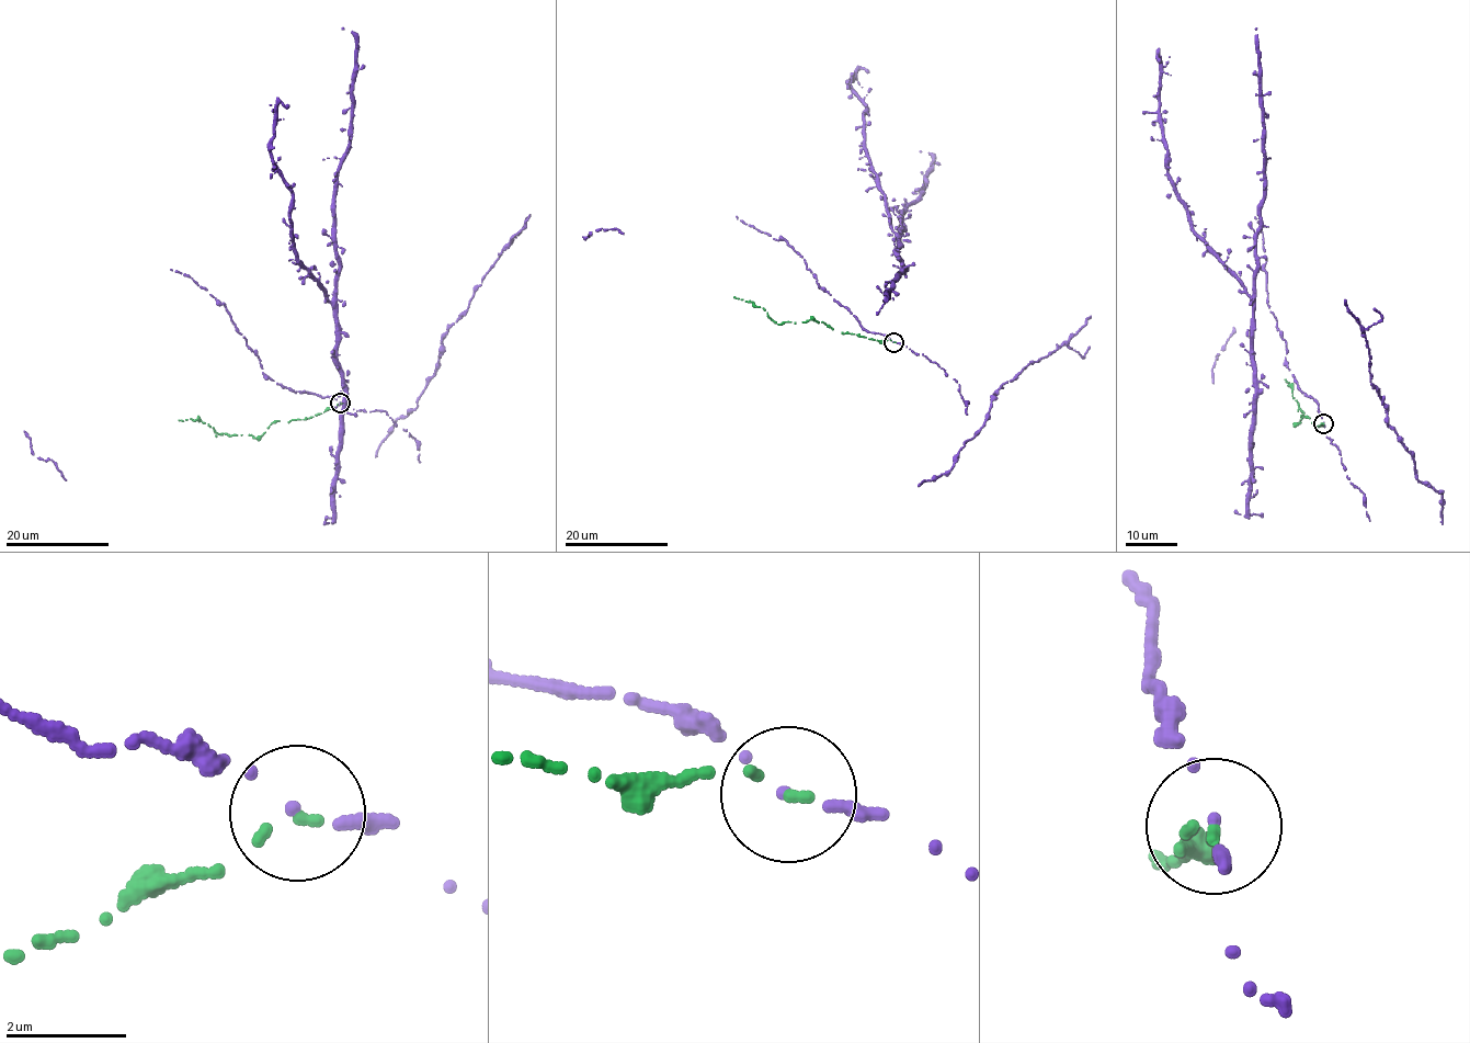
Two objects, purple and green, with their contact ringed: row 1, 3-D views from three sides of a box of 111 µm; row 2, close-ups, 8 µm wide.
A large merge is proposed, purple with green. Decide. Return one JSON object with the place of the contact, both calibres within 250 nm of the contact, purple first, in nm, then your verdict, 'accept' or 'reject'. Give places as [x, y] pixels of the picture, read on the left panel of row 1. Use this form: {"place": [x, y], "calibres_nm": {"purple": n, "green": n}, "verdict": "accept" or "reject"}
{"place": [340, 403], "calibres_nm": {"purple": 140, "green": 140}, "verdict": "reject"}

